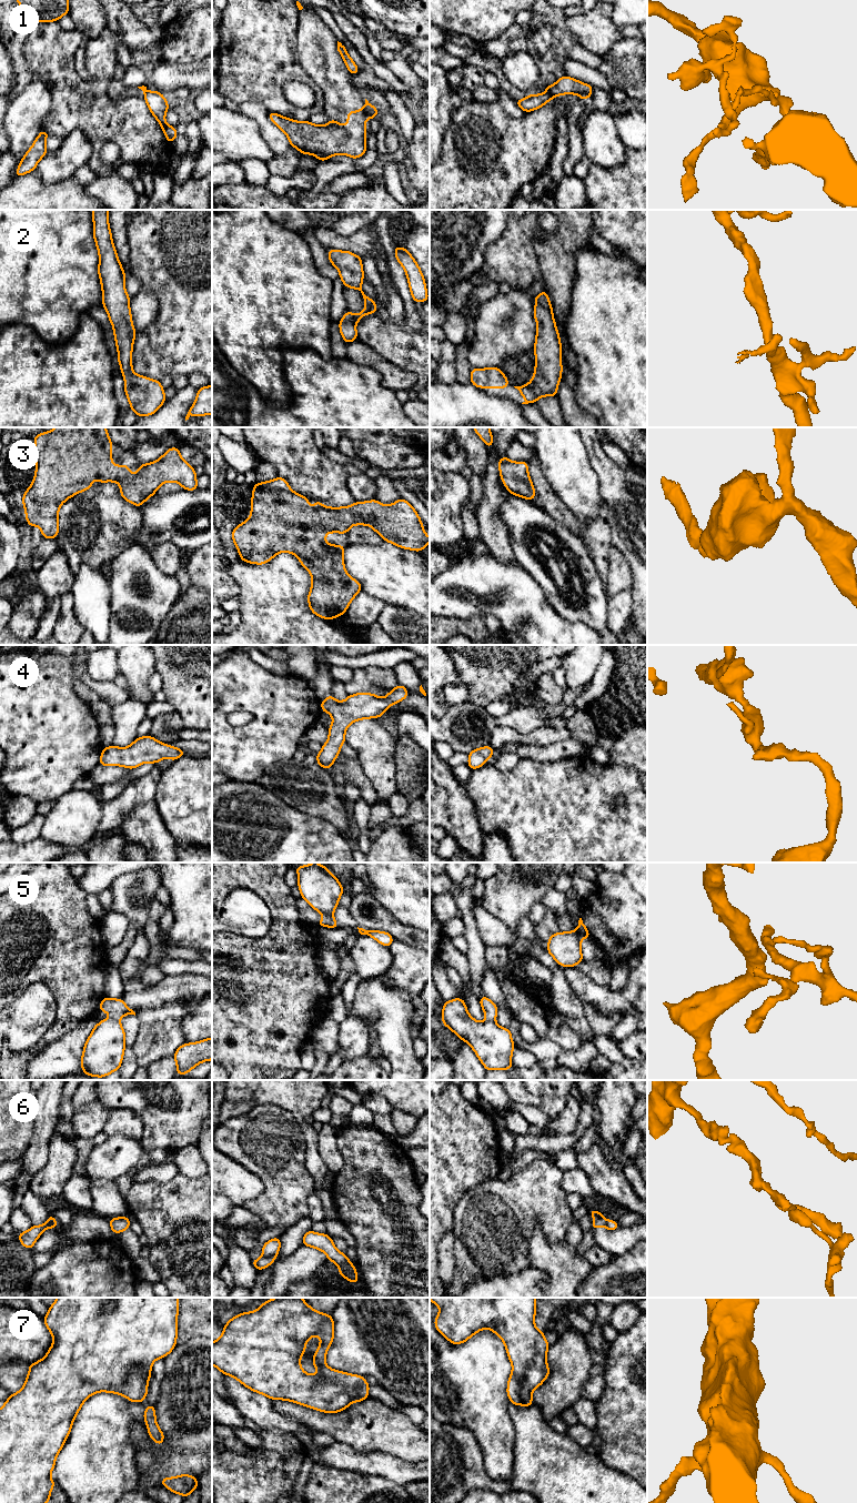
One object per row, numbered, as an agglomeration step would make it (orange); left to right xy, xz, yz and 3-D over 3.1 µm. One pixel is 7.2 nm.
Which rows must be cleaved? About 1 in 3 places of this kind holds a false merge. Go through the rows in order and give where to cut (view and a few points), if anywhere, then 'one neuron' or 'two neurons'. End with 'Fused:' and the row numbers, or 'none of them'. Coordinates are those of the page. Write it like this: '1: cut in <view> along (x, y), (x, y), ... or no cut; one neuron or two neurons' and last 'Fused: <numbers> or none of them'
1: cut in xz along (362, 109), (366, 117); two neurons
2: no cut; one neuron
3: no cut; one neuron
4: no cut; one neuron
5: cut in xy along (111, 1017), (118, 1020); two neurons
6: cut in xz along (263, 1256), (274, 1258); two neurons
7: no cut; one neuron
Fused: 1, 5, 6

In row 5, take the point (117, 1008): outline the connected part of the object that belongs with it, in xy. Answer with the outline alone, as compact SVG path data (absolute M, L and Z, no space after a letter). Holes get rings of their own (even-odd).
M104 997L100 1003L100 1011L109 1012L111 1018L114 1020L120 1020L124 1015L134 1015L135 1012L128 1008L122 998L111 999Z

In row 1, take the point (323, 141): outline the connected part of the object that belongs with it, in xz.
M363 109L347 112L347 124L342 125L331 119L326 125L310 121L295 121L269 112L269 119L288 137L290 145L302 154L313 154L320 162L336 154L361 158L366 151L366 114Z

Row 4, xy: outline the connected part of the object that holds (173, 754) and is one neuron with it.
M147 735L137 738L130 746L124 748L113 745L102 748L99 764L132 769L144 763L157 764L164 757L177 760L183 755L185 755L184 750L163 744L154 737Z

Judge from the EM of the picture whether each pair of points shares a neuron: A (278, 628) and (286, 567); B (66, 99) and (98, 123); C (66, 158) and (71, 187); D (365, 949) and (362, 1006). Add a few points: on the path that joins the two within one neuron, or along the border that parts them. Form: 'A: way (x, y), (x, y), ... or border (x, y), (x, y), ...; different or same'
A: way (278, 613), (278, 589), (283, 583); same
B: way (73, 107), (87, 120), (90, 120); same
C: border (70, 178), (63, 181), (44, 183); different
D: border (387, 969), (377, 976), (361, 979); different

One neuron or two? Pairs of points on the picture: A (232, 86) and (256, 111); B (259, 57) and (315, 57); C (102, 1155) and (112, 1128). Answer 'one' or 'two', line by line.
A: two
B: two
C: two

